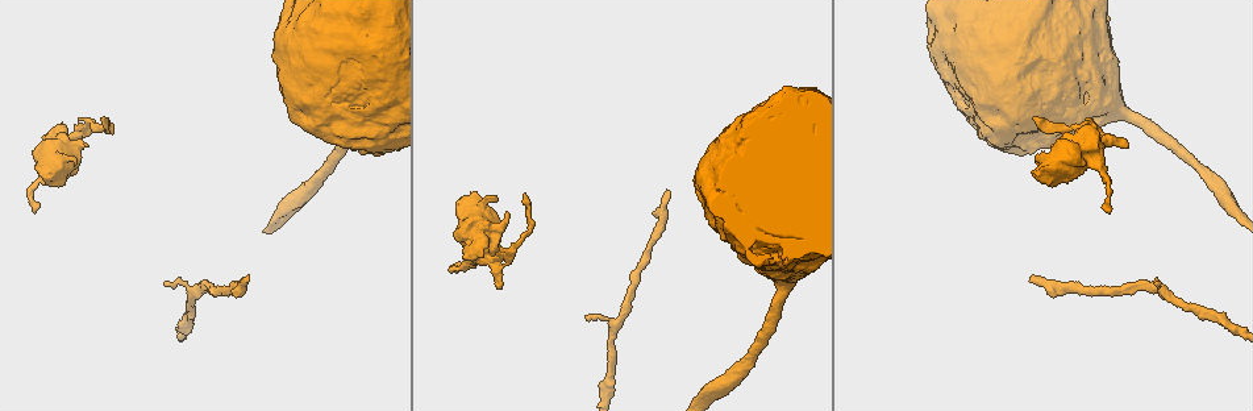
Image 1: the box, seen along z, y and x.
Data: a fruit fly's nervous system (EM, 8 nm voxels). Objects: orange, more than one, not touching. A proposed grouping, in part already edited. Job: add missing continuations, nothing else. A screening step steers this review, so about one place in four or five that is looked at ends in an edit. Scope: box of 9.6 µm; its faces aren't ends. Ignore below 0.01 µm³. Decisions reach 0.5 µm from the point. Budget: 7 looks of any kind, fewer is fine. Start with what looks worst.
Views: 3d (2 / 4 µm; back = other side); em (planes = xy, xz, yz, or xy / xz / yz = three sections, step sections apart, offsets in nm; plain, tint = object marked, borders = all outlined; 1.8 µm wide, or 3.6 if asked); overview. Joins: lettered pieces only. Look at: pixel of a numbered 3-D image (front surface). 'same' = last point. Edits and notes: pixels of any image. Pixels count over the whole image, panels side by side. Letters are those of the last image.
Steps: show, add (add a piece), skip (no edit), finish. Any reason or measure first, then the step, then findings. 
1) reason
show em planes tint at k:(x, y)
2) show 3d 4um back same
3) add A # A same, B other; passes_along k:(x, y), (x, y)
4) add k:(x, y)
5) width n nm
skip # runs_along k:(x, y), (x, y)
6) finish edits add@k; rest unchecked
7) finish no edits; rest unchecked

show 3d 4um at 1:(1127, 146)

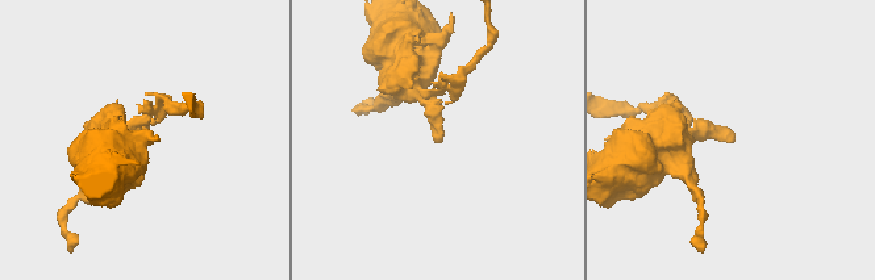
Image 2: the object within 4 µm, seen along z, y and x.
shape alone is not enough
show em xz step 16 borders at 2:(733, 141)

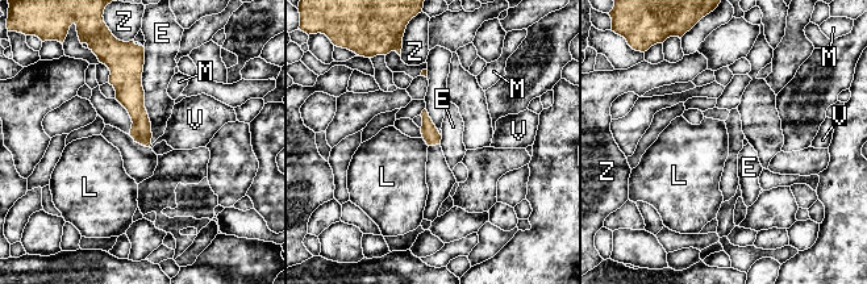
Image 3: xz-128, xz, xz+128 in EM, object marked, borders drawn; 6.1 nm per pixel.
skip # E other, L other, M other, V other, Z other; none of them fits

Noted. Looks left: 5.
an open end
show 3d 4um back at 1:(1033, 279)

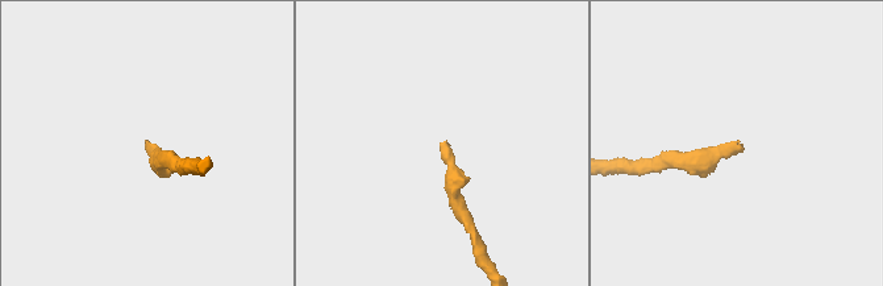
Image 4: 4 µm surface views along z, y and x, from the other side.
shape alone is not enough
show em yz step 8 tint at 4:(440, 144)

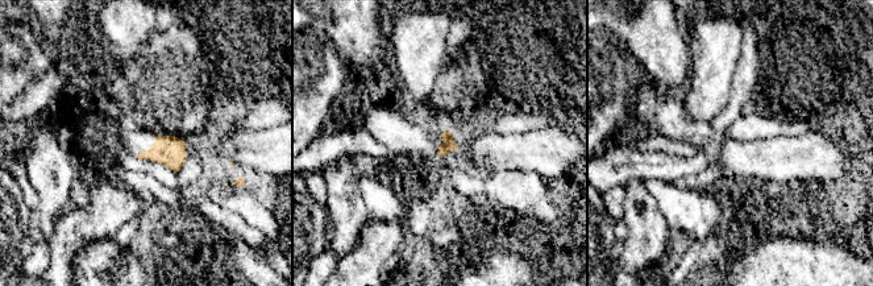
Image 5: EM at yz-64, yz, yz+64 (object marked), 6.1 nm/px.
show em yz step 8 borders same

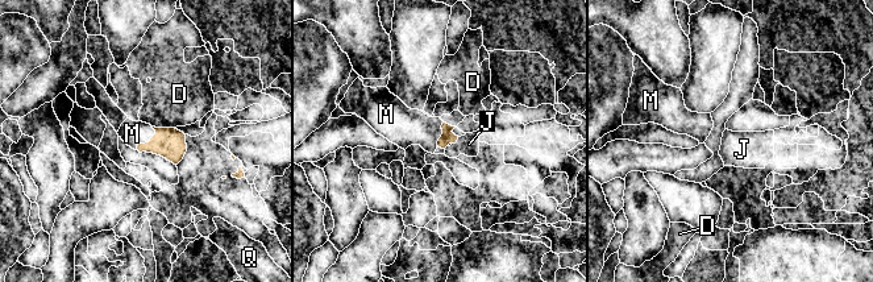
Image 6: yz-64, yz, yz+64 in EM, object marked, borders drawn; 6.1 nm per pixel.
add M # D other, J other, M same, Q other; passes_along 6:(169, 142), (149, 141), (132, 133); it goes on there

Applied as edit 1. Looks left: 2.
finish edits add@6; rest unchecked

